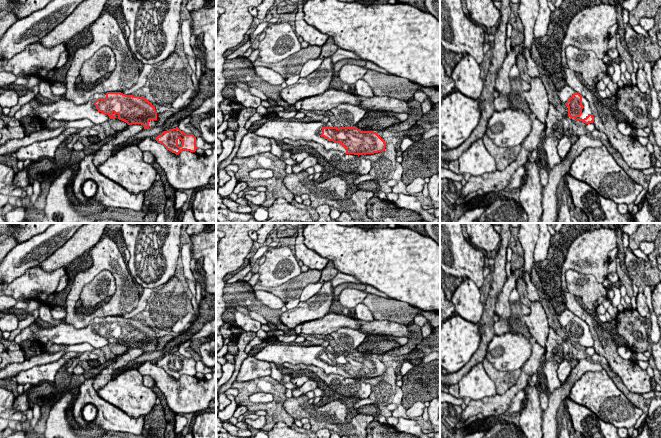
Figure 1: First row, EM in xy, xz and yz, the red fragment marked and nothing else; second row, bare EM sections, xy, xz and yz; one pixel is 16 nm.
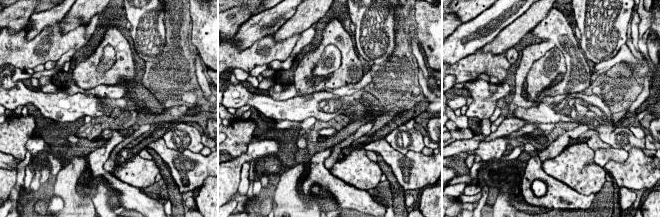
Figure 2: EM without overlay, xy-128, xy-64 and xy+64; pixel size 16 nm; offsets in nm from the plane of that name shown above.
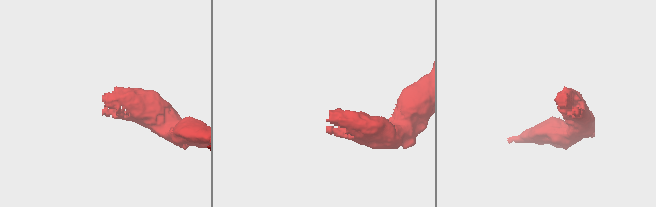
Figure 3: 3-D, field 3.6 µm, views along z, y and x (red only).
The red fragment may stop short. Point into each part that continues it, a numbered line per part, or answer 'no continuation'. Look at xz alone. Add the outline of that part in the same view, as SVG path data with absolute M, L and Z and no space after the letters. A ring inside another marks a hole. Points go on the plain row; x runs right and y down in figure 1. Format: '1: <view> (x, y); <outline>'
1: xz (295, 354); M300 344L291 345L268 345L262 350L257 352L253 357L267 362L273 362L275 364L291 363L312 365L324 370L326 374L338 374L346 377L346 373L340 367L334 367L328 365L324 361L321 361L323 351L334 351L330 345L323 347L321 345L314 346L302 346Z

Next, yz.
1: yz (586, 334); M582 321L582 329L584 330L584 332L582 333L581 339L577 340L576 343L578 343L578 342L584 343L589 338L592 338L592 334L590 332L589 325L585 321Z

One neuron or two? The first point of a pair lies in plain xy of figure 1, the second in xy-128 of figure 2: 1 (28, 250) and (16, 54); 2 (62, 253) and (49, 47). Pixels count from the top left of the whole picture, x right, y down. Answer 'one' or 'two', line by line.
1: two
2: two

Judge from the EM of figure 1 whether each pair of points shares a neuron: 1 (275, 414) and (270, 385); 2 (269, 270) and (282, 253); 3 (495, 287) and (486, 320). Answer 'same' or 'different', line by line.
1: same
2: same
3: same

